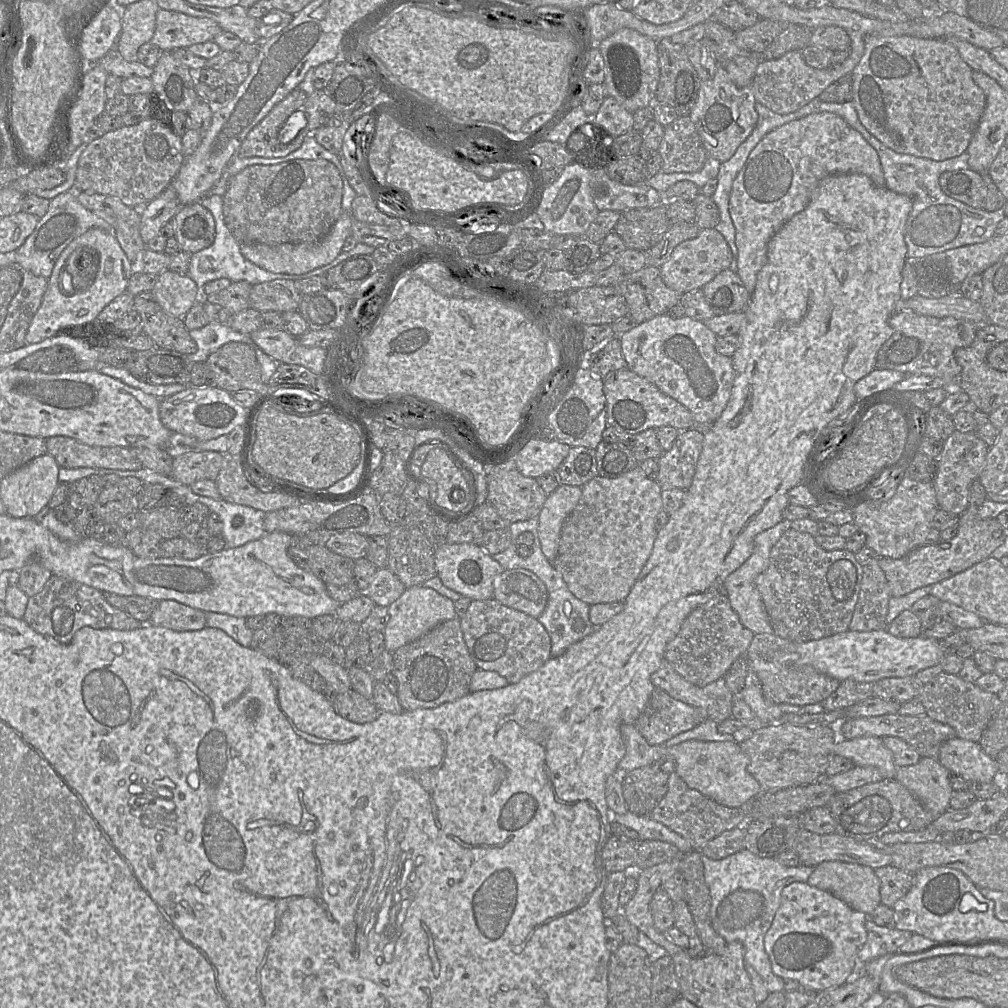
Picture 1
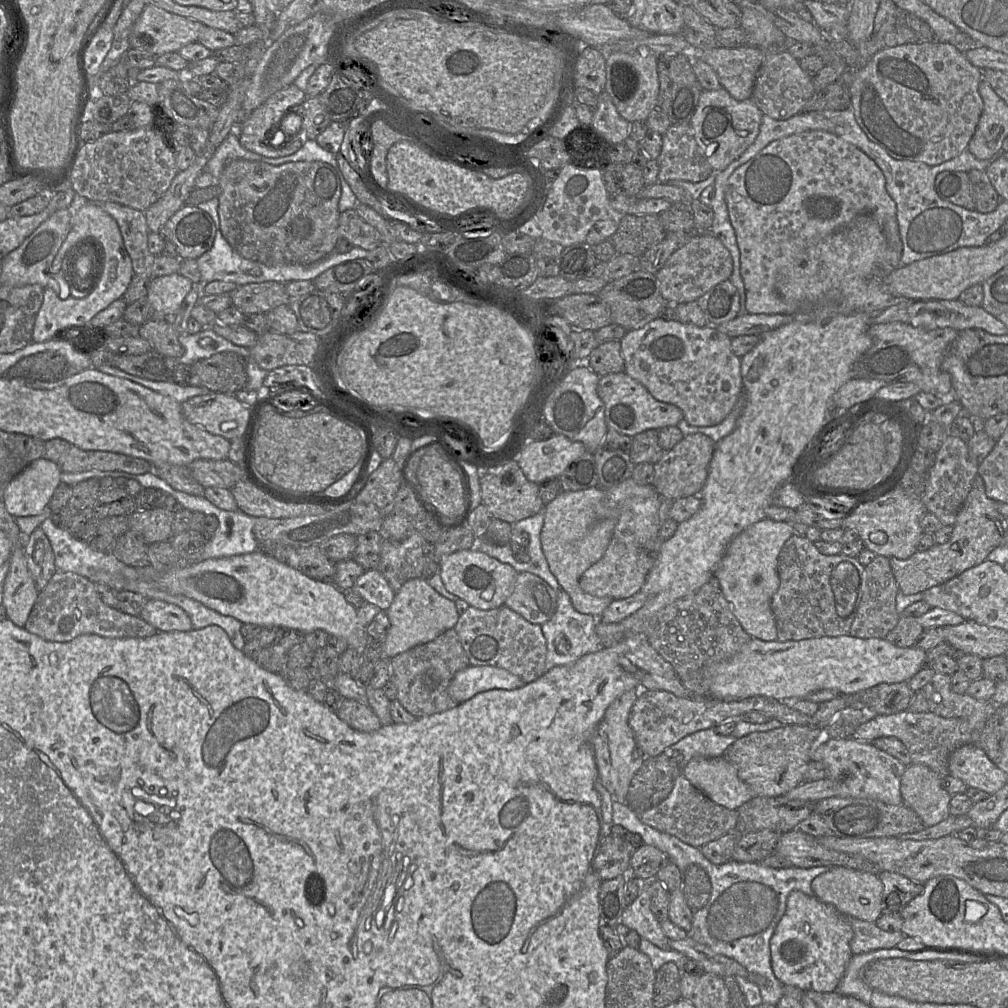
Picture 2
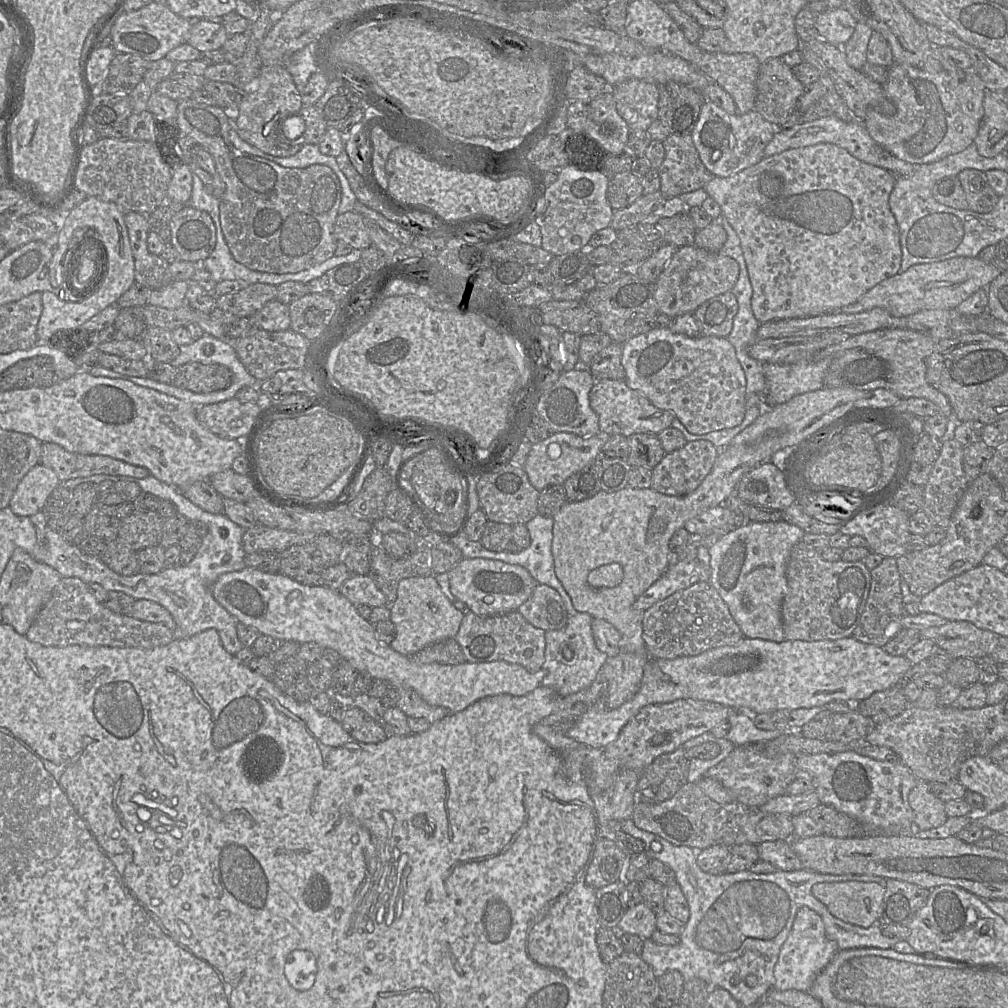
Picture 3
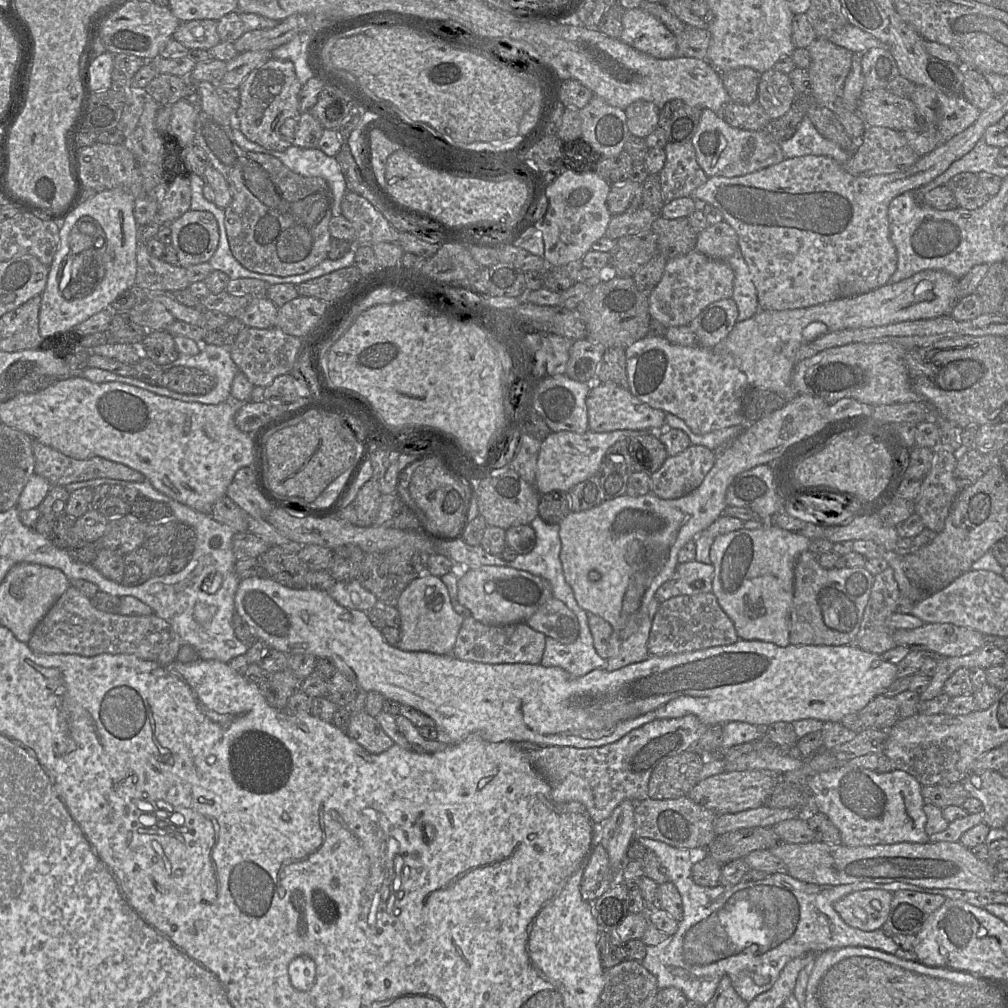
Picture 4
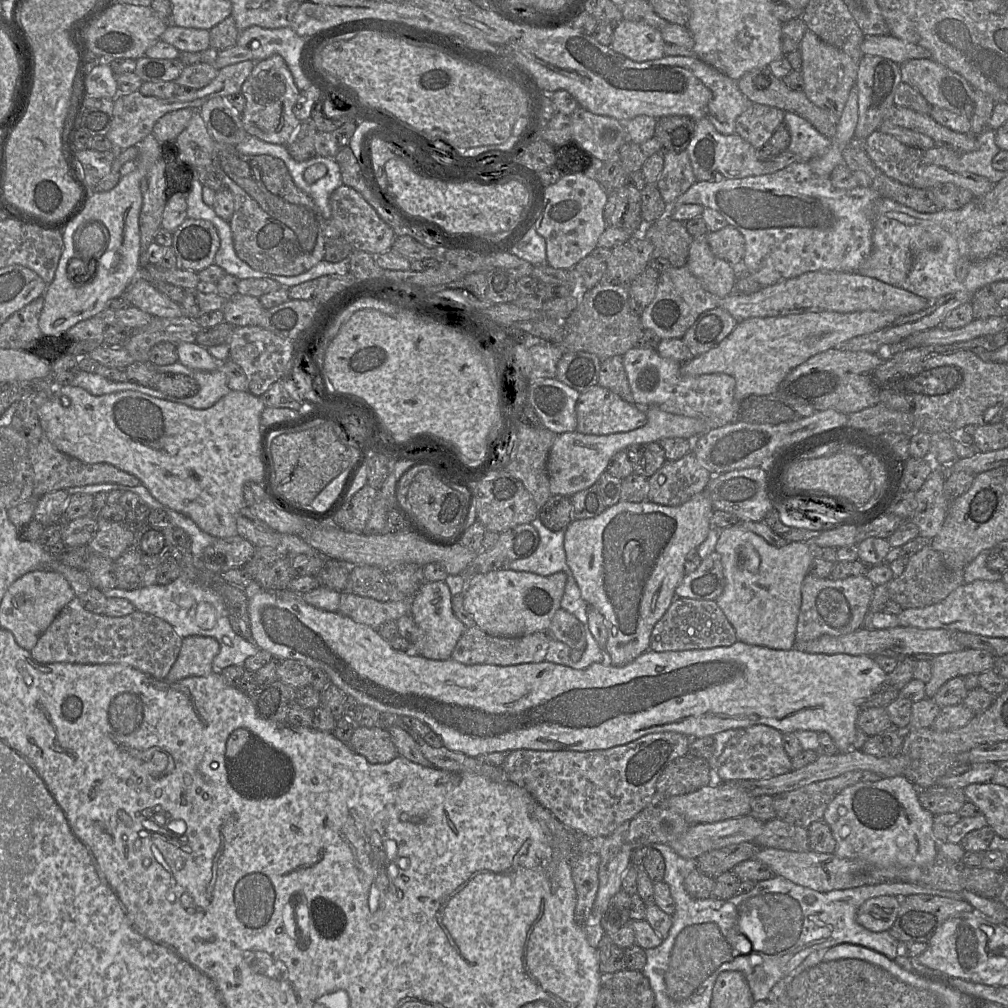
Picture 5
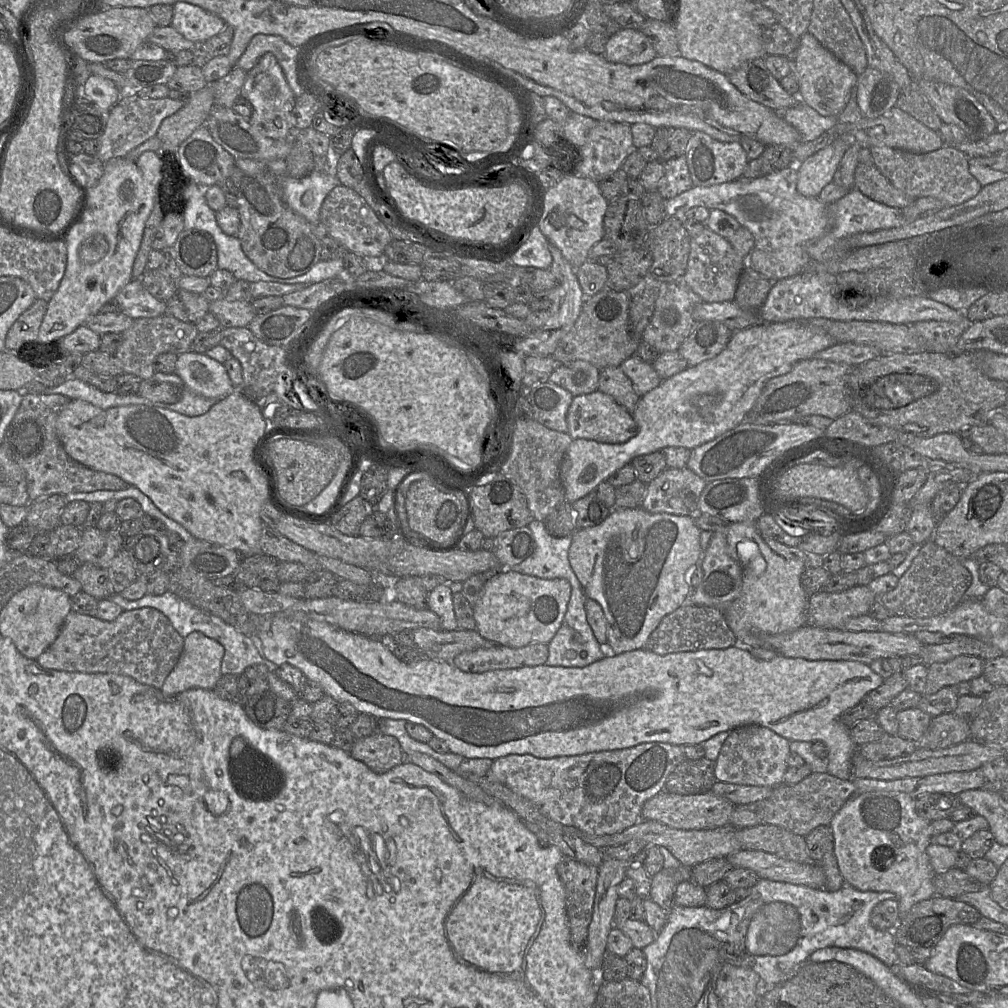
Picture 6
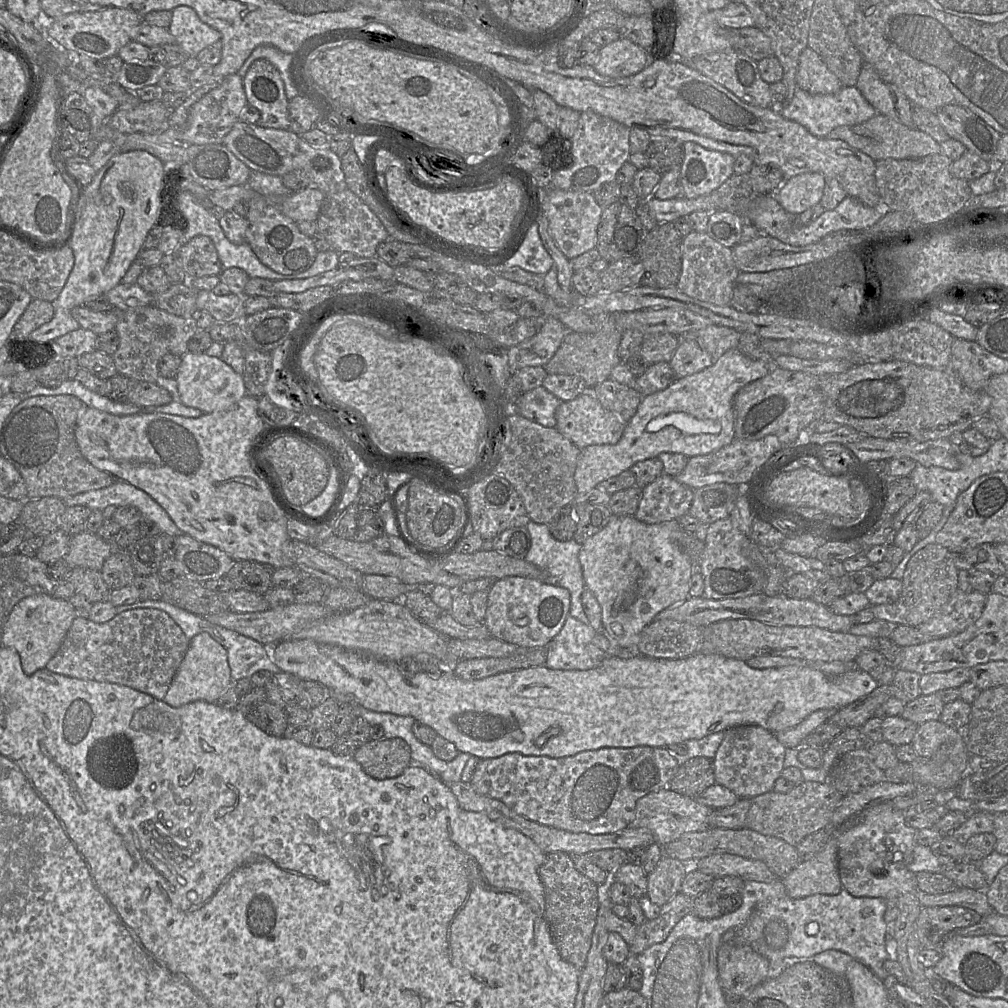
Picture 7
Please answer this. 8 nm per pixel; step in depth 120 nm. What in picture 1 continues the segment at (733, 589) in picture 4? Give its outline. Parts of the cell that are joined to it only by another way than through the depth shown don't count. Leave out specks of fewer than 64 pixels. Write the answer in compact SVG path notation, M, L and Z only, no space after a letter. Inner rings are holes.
M783 519L775 526L759 533L754 539L754 550L751 556L732 572L723 583L721 593L725 591L731 607L738 615L742 625L754 634L774 633L760 593L755 586L755 578L768 568L770 551L780 537L790 528L790 522L792 521Z

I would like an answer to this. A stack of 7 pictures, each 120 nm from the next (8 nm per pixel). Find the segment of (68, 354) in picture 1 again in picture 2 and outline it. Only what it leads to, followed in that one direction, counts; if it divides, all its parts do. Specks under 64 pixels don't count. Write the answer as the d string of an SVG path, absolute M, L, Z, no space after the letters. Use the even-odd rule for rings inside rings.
M46 350L23 357L7 370L5 377L55 382L77 373L66 356Z

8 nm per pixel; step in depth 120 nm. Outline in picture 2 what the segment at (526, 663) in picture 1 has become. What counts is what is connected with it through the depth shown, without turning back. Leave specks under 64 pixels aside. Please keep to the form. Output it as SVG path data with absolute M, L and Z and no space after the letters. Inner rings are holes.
M469 606L461 613L454 629L472 666L500 667L525 683L534 681L545 672L547 644L541 626L527 621L506 606L488 610Z

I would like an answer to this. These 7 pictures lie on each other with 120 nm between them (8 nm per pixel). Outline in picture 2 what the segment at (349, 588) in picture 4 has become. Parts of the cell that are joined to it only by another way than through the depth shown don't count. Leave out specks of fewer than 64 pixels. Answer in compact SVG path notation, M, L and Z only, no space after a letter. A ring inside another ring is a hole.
M377 569L365 570L351 589L367 603L374 604L384 611L390 607L396 594Z

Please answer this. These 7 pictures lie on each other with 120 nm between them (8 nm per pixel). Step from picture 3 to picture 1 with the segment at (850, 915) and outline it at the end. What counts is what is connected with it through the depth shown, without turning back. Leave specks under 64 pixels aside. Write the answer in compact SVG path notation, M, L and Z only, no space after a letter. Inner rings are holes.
M826 861L815 867L807 883L830 892L868 917L881 904L880 880L869 866Z

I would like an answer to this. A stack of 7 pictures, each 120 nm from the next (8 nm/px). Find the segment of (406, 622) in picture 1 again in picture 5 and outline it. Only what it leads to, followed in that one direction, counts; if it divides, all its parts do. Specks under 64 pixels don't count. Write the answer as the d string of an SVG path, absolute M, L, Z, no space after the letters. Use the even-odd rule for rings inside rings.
M444 581L424 582L410 599L410 612L414 622L422 630L422 639L416 642L414 653L428 659L448 660L467 629L452 610L452 594Z

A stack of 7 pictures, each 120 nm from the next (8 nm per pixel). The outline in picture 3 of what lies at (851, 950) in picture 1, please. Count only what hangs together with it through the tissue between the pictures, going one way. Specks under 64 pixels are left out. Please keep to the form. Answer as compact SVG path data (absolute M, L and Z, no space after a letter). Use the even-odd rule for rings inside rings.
M801 907L795 916L791 932L784 942L774 969L773 989L808 992L819 973L839 951L835 941L830 940L821 917L808 907Z

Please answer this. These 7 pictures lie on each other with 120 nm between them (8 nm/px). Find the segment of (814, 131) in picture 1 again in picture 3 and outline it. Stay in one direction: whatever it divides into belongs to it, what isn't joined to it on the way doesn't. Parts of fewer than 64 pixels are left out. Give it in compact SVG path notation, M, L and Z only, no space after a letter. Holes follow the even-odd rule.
M831 143L788 149L779 154L764 157L757 164L727 177L713 177L704 189L721 208L722 215L737 233L752 285L751 308L760 323L778 319L805 318L829 312L838 312L855 303L872 287L896 275L900 271L902 250L899 227L889 206L889 196L895 184L895 177L887 170L865 163L847 150Z

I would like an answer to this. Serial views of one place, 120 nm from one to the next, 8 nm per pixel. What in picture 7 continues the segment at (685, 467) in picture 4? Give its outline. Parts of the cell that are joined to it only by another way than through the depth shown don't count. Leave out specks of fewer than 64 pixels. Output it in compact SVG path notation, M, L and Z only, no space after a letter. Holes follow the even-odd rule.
M662 473L642 488L642 497L634 517L646 524L676 520L688 513L694 490Z

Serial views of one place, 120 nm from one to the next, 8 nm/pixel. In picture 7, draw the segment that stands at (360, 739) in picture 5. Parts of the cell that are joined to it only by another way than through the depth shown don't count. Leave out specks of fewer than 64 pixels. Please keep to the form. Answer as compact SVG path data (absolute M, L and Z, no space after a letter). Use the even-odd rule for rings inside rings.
M399 737L370 740L358 746L353 758L378 780L399 776L412 765L410 747Z

